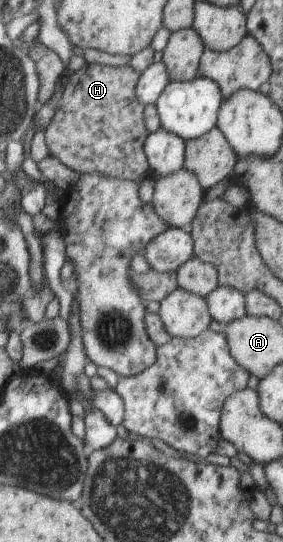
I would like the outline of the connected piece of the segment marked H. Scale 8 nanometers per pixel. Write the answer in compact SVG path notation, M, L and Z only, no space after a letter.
M100 63L84 64L69 75L66 86L57 99L59 109L48 125L45 142L48 154L61 160L68 168L86 173L102 173L107 177L130 179L140 182L146 170L151 168L145 151L150 130L145 121L145 108L137 95L140 74L126 64L119 67Z

